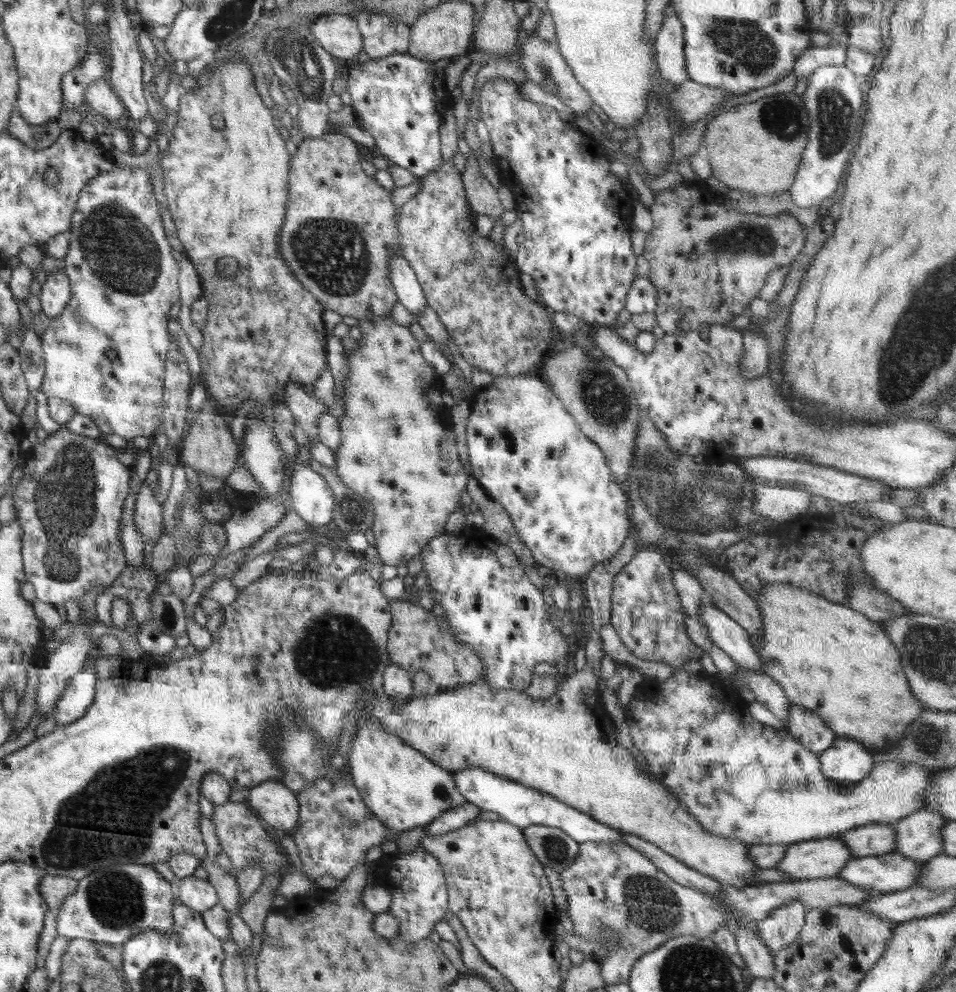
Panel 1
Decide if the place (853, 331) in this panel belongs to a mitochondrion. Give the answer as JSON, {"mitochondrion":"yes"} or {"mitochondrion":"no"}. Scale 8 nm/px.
{"mitochondrion":"no"}

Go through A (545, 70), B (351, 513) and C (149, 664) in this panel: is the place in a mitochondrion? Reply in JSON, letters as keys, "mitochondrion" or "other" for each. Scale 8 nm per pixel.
{"A":"mitochondrion","B":"mitochondrion","C":"other"}

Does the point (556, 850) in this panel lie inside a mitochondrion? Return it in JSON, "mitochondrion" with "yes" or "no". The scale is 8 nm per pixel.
{"mitochondrion":"yes"}

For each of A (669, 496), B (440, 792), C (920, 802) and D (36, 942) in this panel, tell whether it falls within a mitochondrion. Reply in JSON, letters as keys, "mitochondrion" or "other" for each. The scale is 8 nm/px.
{"A":"mitochondrion","B":"mitochondrion","C":"other","D":"other"}

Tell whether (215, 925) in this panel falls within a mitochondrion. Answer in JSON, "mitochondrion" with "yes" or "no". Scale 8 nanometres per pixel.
{"mitochondrion":"no"}

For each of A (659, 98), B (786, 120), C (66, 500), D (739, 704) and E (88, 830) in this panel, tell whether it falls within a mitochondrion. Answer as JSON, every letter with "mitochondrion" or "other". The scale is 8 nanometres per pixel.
{"A":"other","B":"mitochondrion","C":"mitochondrion","D":"other","E":"mitochondrion"}

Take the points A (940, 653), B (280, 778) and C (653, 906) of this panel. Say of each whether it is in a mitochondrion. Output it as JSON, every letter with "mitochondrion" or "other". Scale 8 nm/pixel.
{"A":"mitochondrion","B":"other","C":"mitochondrion"}

